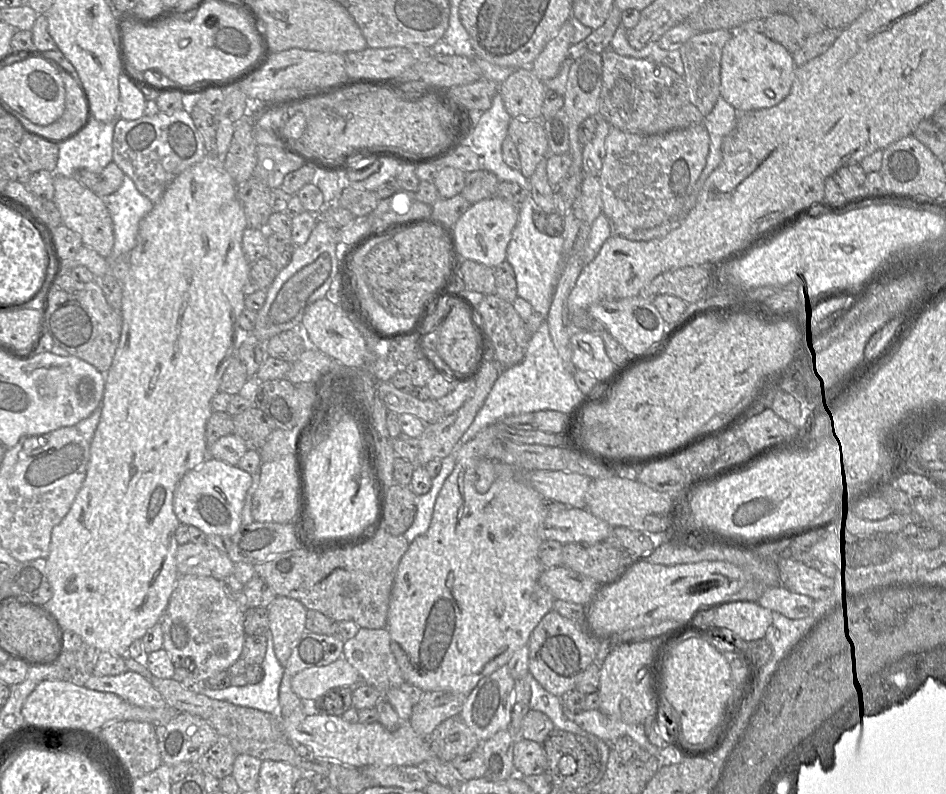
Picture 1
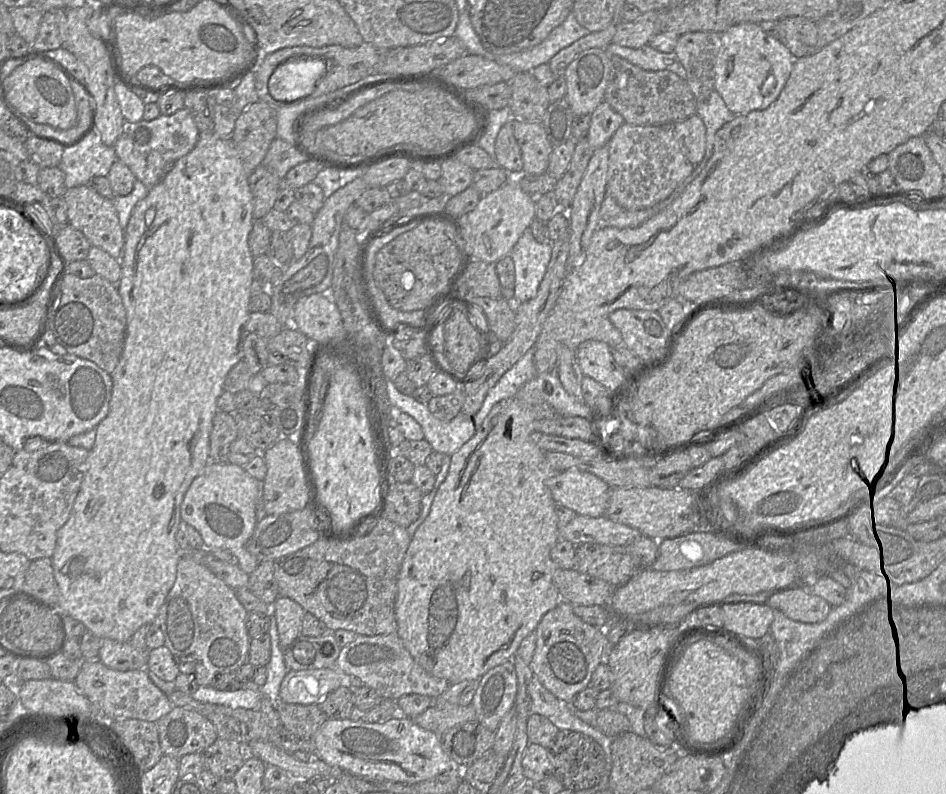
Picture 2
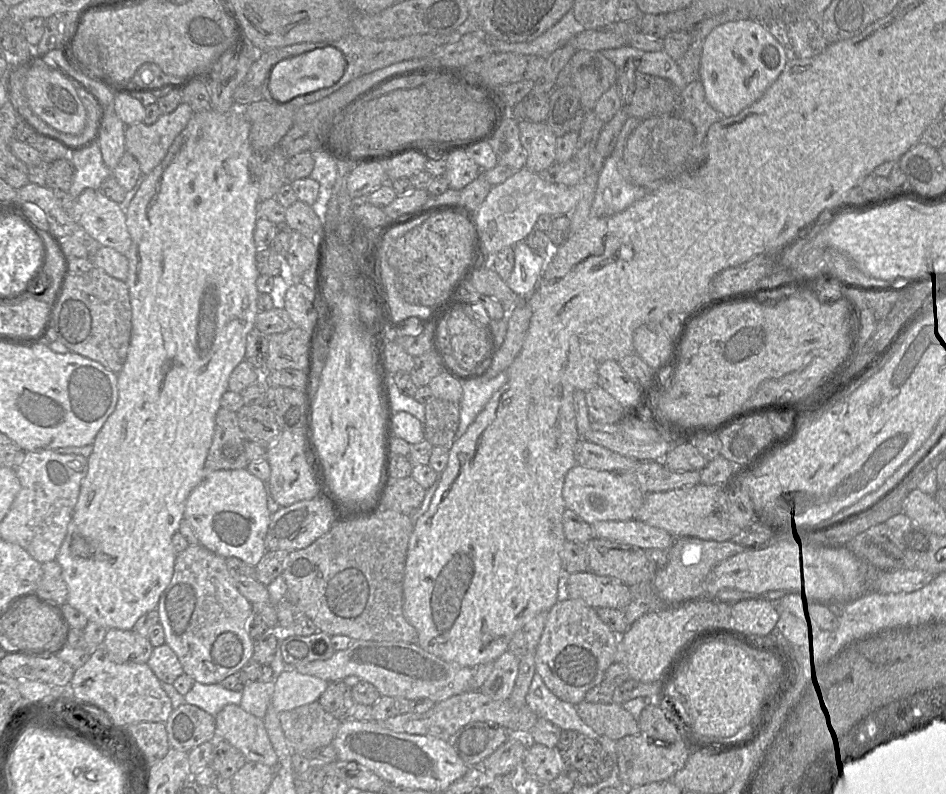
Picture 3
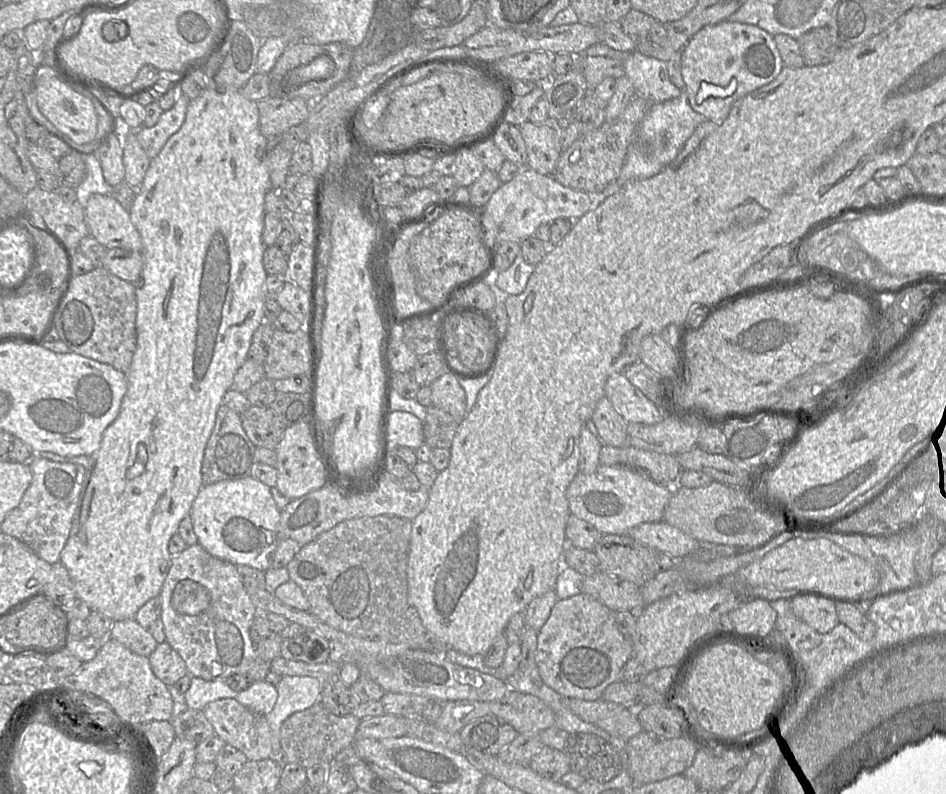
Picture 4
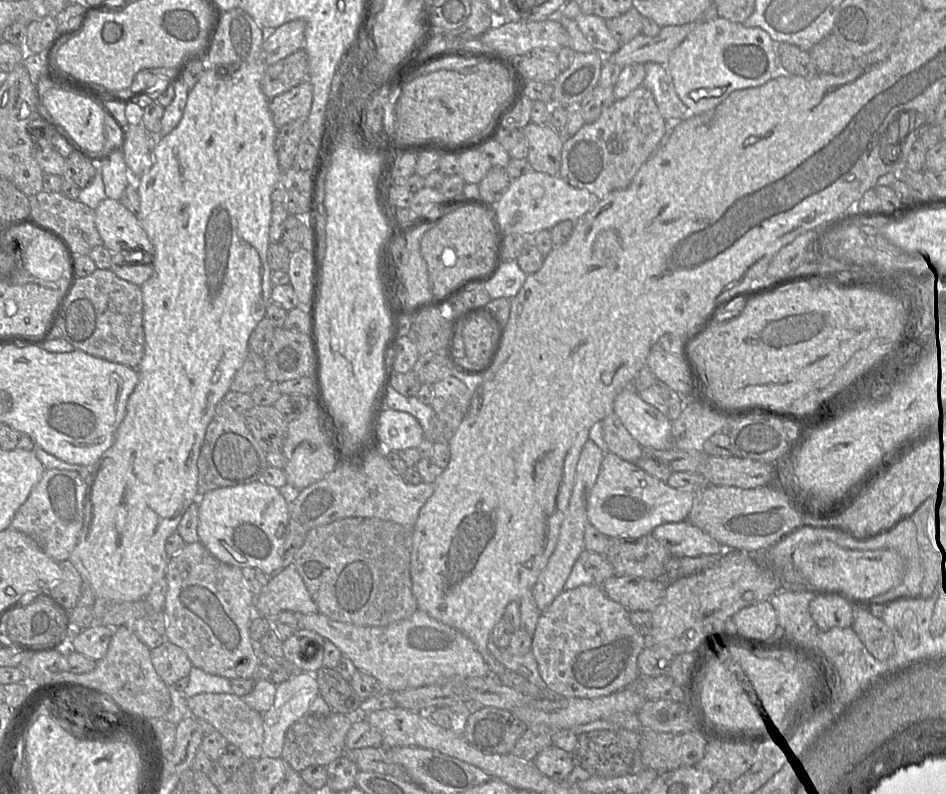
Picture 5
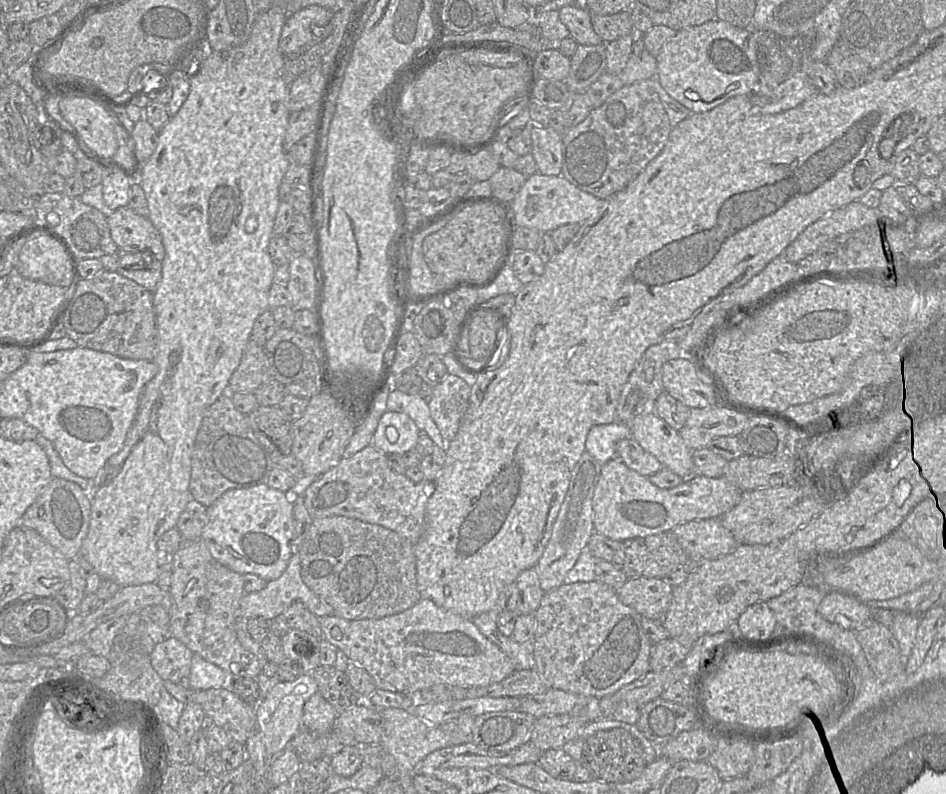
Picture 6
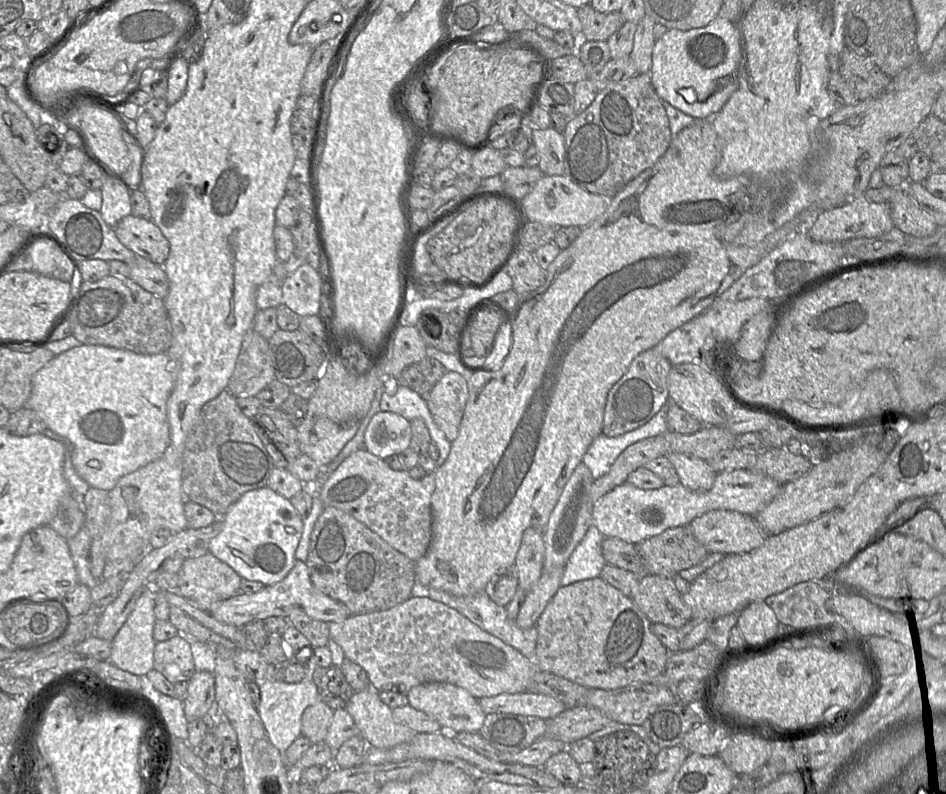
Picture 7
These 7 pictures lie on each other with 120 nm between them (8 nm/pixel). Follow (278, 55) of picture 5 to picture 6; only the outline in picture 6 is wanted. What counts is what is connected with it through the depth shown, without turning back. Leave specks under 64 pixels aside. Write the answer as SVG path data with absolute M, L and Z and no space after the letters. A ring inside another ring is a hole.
M310 5L288 14L279 39L279 50L285 55L295 55L305 45L322 40L333 12L319 5Z

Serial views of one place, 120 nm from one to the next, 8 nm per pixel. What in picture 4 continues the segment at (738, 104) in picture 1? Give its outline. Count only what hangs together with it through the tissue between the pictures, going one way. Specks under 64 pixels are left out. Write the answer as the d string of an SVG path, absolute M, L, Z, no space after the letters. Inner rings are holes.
M721 21L699 30L682 49L681 74L694 111L722 122L733 103L770 83L783 67L773 36L755 25Z

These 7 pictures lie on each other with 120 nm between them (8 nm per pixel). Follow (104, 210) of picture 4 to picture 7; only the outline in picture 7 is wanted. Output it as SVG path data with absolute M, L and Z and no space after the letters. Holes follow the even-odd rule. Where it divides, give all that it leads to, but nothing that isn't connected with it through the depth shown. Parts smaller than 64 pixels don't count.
M129 214L114 226L114 232L125 247L155 264L163 264L169 256L169 241L152 220Z

